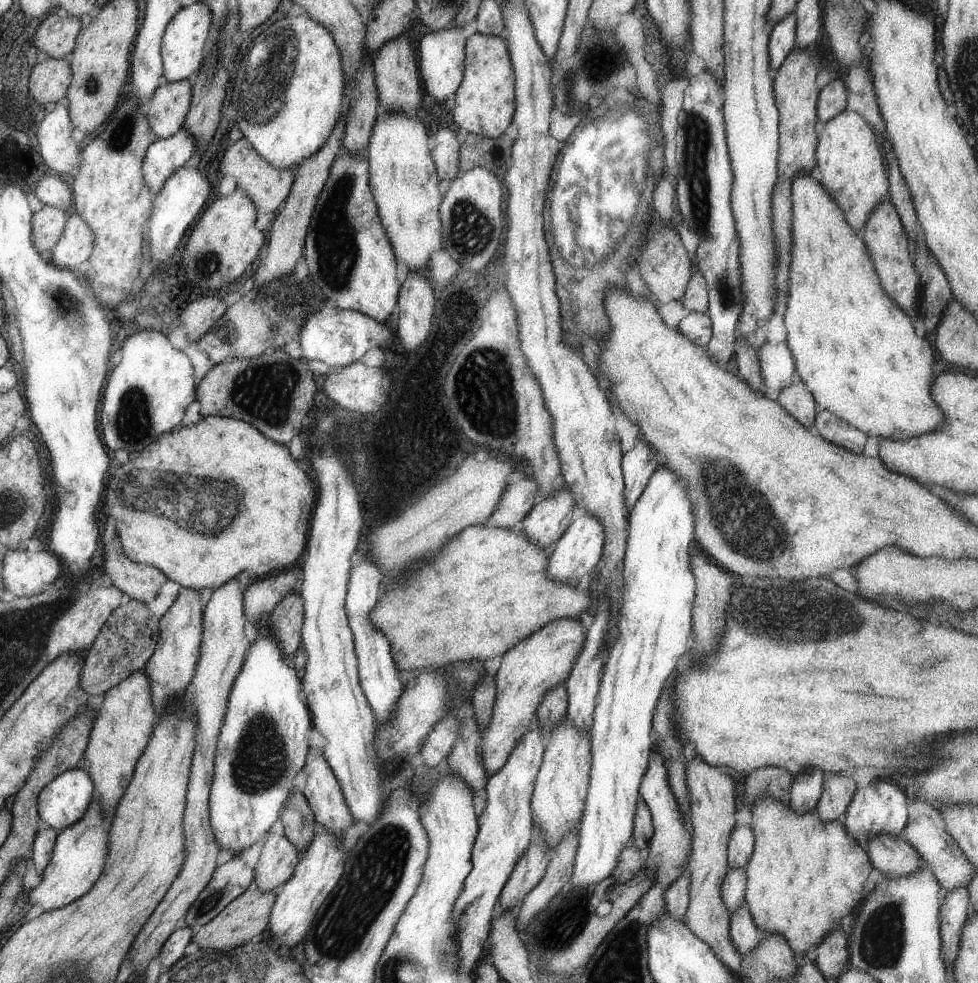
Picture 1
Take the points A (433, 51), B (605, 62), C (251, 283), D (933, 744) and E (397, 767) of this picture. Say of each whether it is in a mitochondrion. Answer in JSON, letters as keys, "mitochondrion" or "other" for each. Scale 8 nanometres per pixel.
{"A":"other","B":"mitochondrion","C":"other","D":"other","E":"other"}

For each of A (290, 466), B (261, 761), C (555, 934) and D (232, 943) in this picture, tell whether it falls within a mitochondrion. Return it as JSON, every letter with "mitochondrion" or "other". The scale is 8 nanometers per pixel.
{"A":"other","B":"mitochondrion","C":"mitochondrion","D":"mitochondrion"}

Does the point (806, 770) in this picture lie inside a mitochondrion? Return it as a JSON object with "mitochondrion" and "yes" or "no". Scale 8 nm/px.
{"mitochondrion":"no"}

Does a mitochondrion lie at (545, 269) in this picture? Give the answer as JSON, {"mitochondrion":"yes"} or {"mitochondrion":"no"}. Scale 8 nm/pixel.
{"mitochondrion":"no"}

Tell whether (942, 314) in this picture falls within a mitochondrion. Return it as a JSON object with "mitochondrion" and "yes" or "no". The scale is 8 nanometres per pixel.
{"mitochondrion":"no"}

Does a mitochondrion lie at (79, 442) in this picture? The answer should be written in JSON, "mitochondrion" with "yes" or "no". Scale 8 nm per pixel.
{"mitochondrion":"no"}

